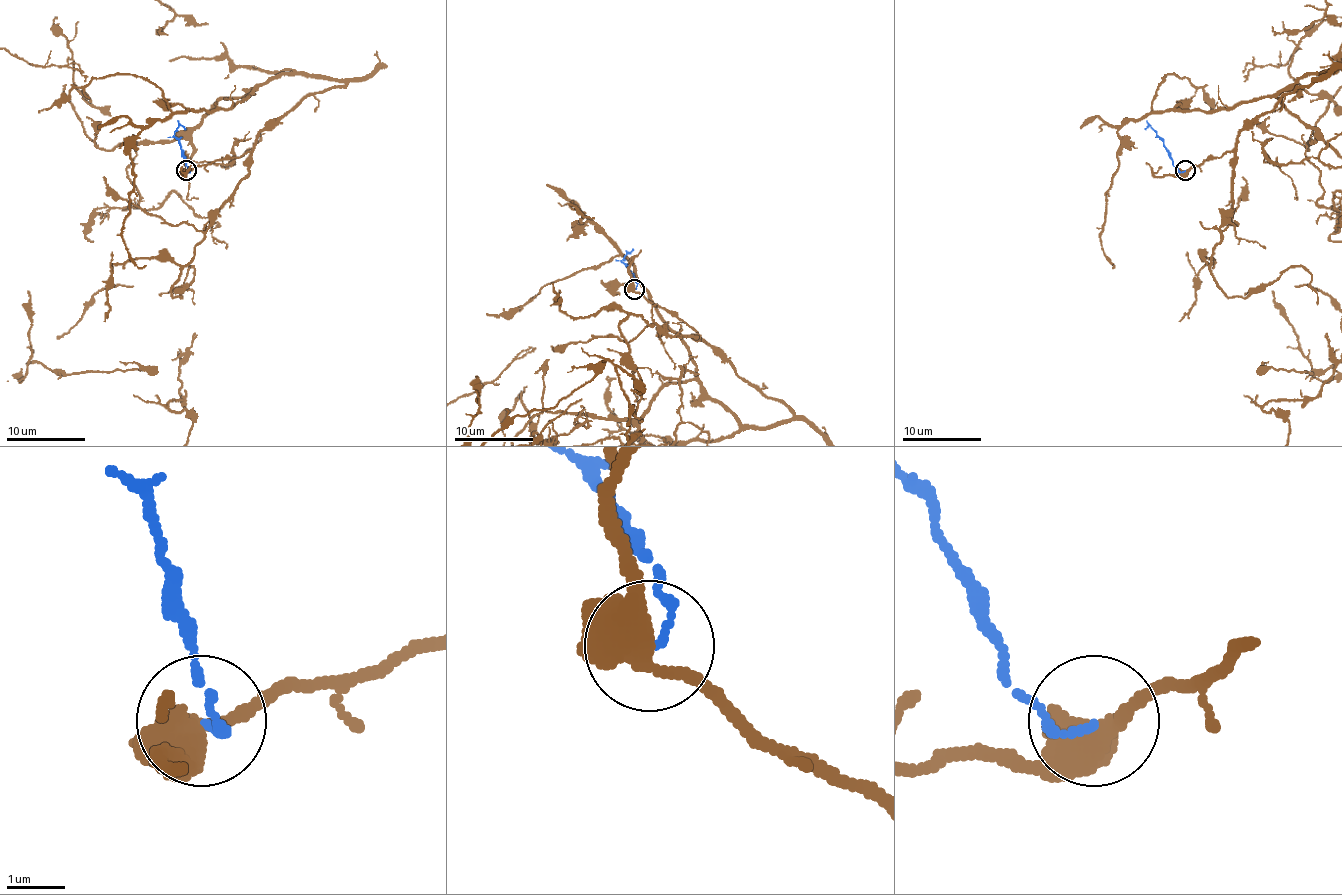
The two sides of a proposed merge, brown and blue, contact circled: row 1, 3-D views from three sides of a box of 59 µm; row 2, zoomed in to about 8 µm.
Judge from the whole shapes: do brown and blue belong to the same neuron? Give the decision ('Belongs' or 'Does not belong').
Does not belong

